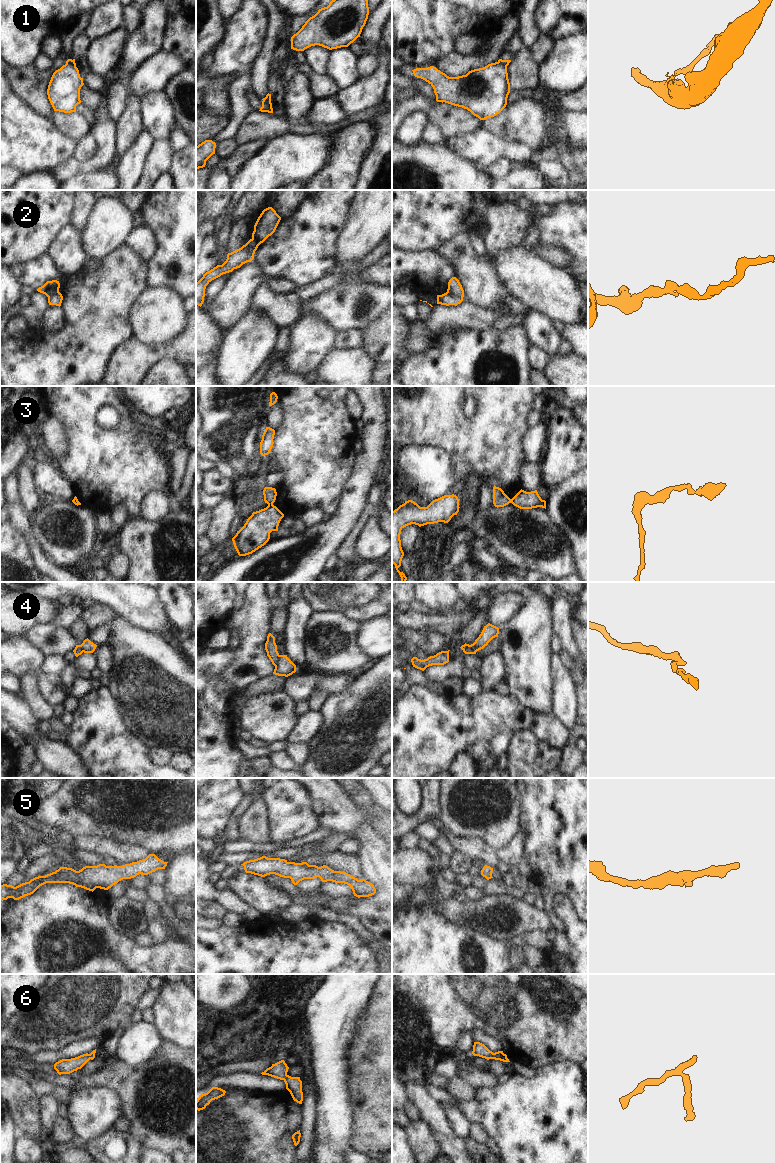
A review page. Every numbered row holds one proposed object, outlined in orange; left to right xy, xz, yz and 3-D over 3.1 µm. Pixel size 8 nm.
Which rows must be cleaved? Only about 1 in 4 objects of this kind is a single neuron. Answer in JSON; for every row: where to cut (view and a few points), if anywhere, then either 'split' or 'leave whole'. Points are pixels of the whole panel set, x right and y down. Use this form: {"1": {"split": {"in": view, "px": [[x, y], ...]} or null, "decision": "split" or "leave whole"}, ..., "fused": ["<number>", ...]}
{"1": {"split": {"in": "xy", "px": [[74, 61], [66, 64]]}, "decision": "split"}, "2": {"split": {"in": "yz", "px": [[446, 292], [462, 297]]}, "decision": "split"}, "3": {"split": {"in": "xz", "px": [[272, 503], [268, 505]]}, "decision": "split"}, "4": {"split": {"in": "xz", "px": [[279, 655], [275, 666]]}, "decision": "split"}, "5": {"split": null, "decision": "leave whole"}, "6": {"split": null, "decision": "leave whole"}, "fused": ["1", "2", "3", "4"]}

